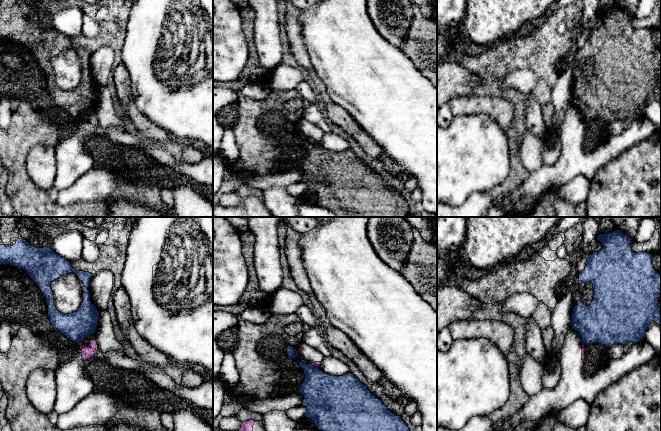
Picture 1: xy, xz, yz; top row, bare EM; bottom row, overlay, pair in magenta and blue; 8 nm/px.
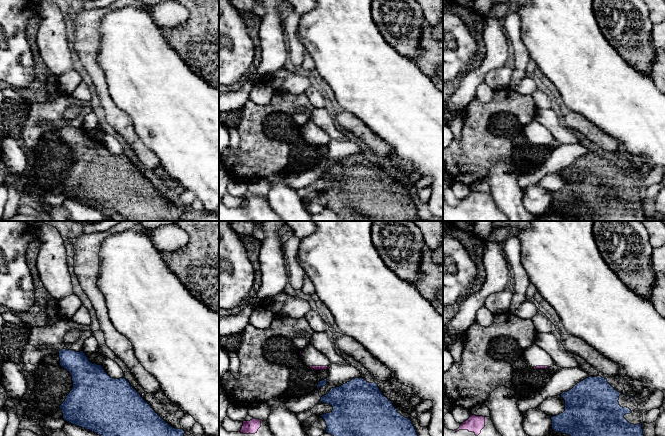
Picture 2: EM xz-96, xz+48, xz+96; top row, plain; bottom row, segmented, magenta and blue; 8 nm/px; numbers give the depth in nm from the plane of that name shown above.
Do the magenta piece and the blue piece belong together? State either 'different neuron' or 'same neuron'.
different neuron

